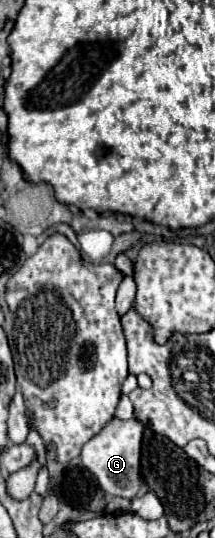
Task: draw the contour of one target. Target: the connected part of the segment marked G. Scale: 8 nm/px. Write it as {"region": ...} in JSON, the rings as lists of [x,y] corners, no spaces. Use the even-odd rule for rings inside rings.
{"region":[[[111,419],[95,437],[91,437],[83,449],[81,449],[81,463],[85,469],[89,469],[101,489],[111,495],[111,497],[125,497],[133,499],[141,487],[143,487],[143,477],[141,477],[141,439],[143,439],[143,425],[135,419],[129,421],[119,421]]]}

